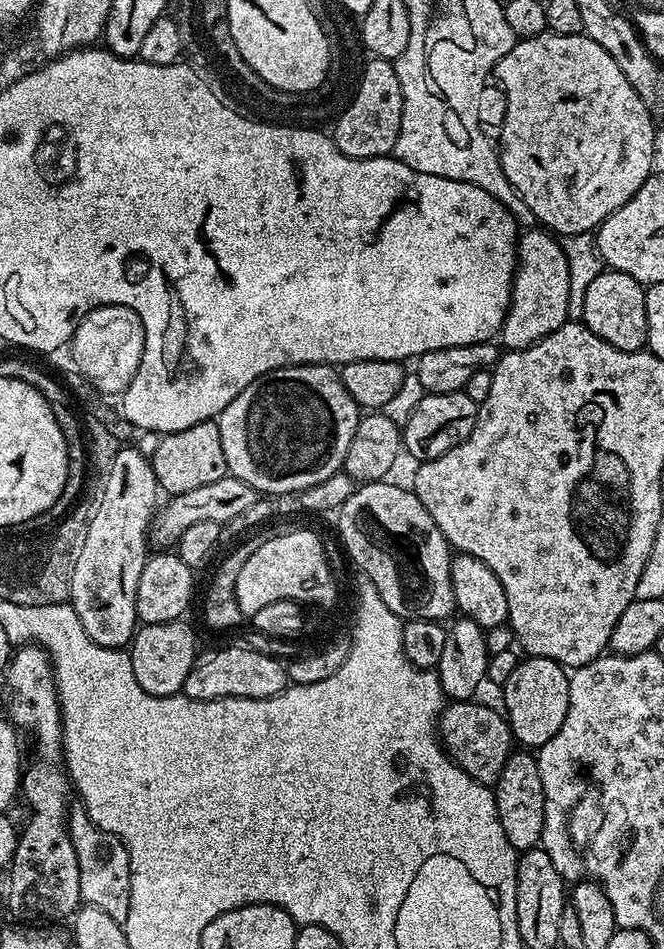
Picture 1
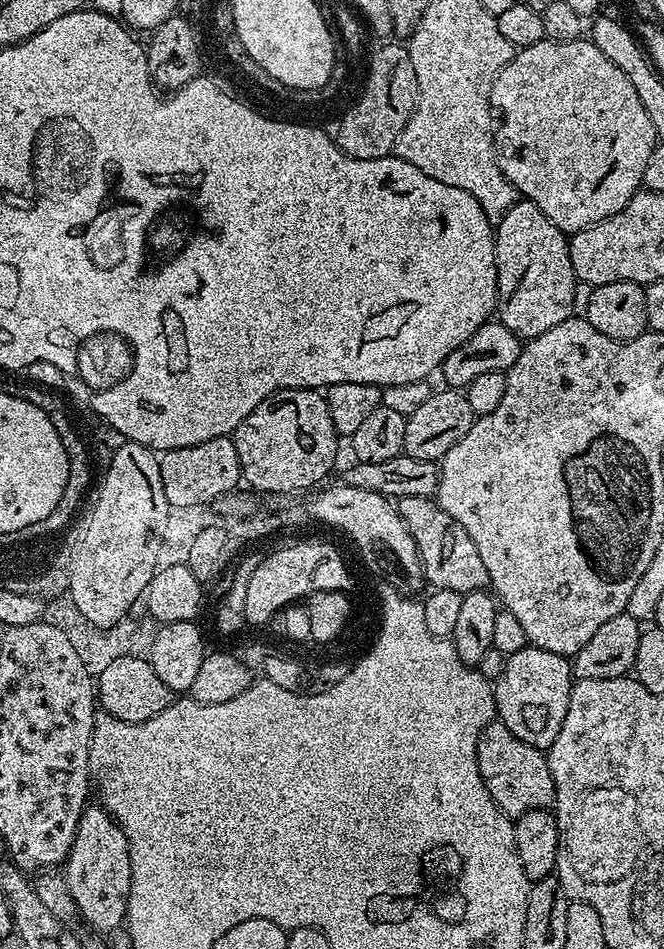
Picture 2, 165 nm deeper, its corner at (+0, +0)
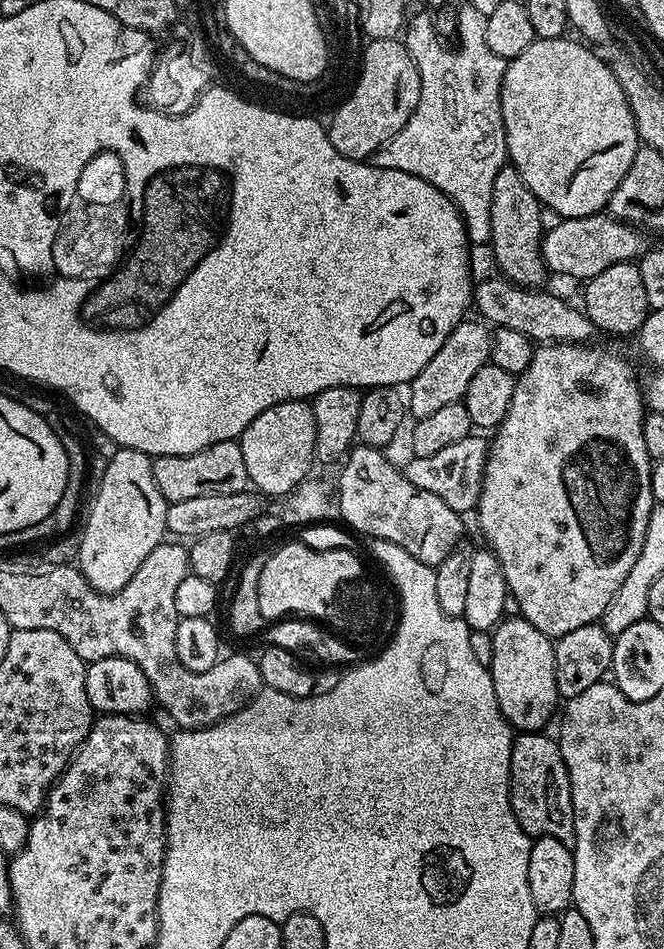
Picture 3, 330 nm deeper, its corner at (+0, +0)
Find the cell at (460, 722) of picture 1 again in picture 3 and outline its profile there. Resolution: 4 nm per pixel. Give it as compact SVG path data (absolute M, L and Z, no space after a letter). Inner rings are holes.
M526 732L513 739L510 786L514 818L518 818L526 835L533 838L549 836L565 842L574 840L574 797L570 774L564 765L560 745L555 739L547 740L540 732Z

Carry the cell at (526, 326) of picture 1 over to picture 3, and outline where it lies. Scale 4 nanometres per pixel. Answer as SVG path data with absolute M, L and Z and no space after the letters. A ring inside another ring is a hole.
M506 166L494 178L494 194L488 201L488 227L492 256L500 267L499 275L521 288L539 289L546 277L544 257L540 255L540 242L546 231L546 223L540 217L542 205L530 186L522 182L518 170Z

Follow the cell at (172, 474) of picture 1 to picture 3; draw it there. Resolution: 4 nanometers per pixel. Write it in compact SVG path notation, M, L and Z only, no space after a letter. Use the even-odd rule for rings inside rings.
M234 440L214 442L214 446L206 446L206 450L194 454L155 457L152 469L154 482L158 482L158 490L169 504L209 494L238 494L249 487L246 462L239 443Z

